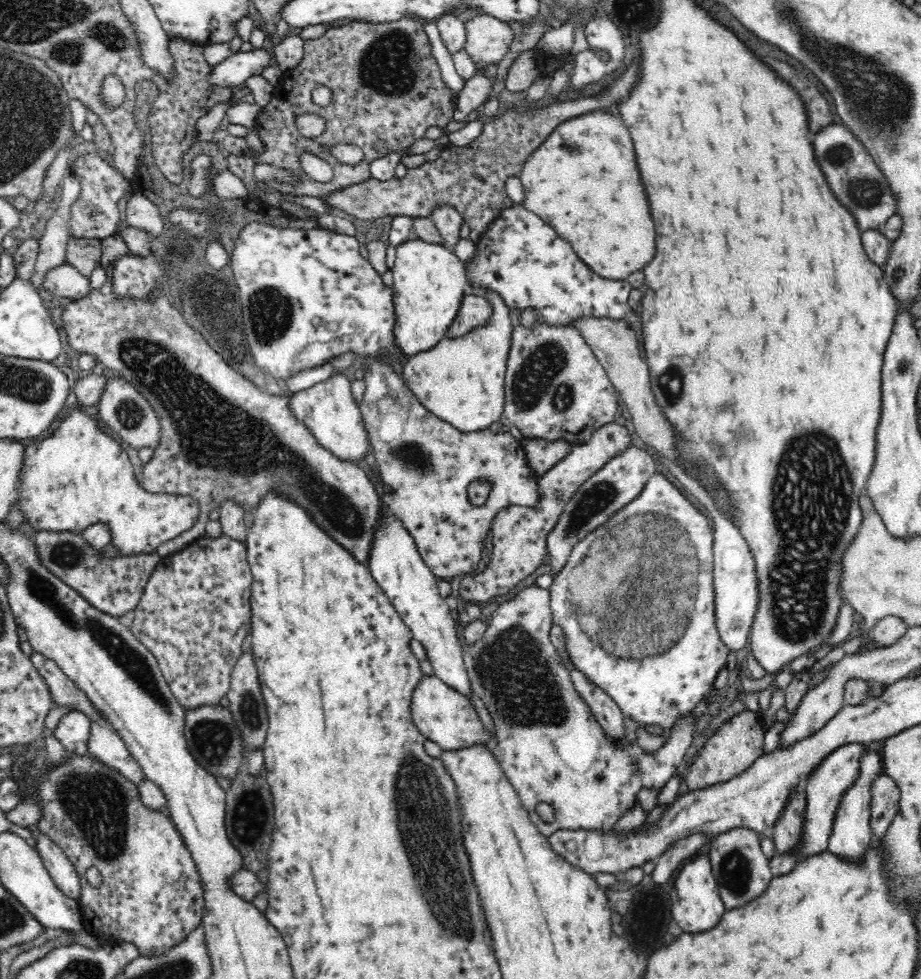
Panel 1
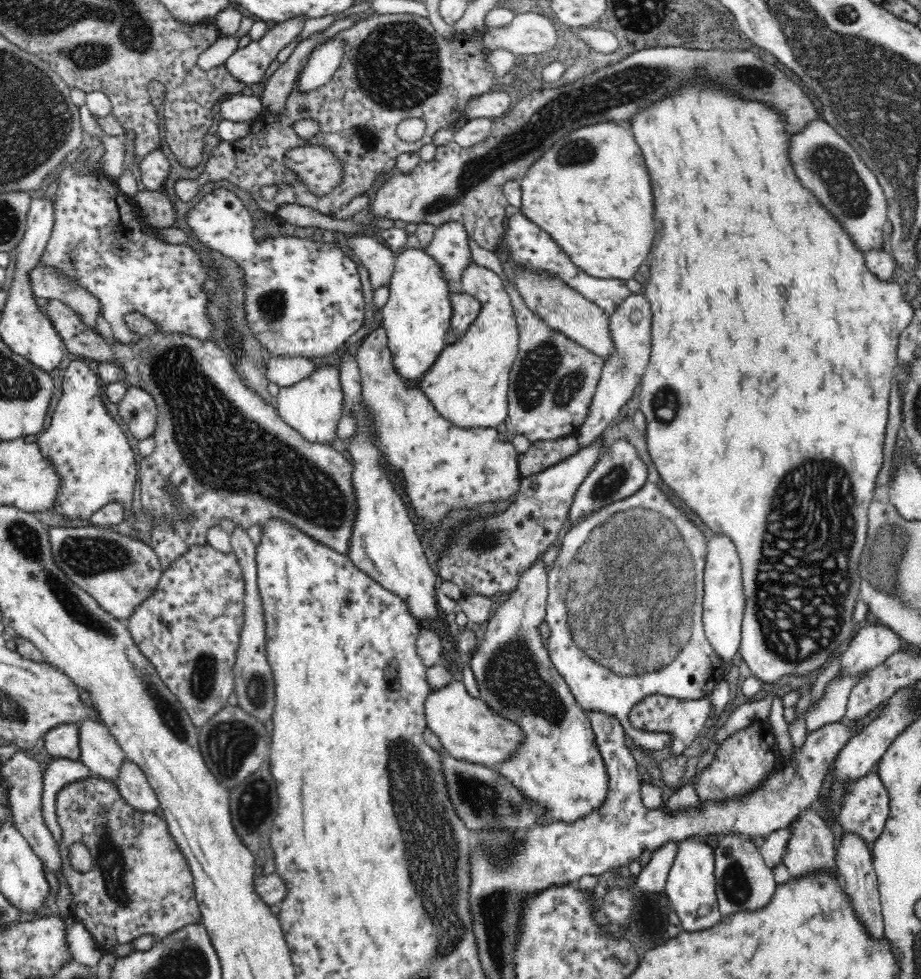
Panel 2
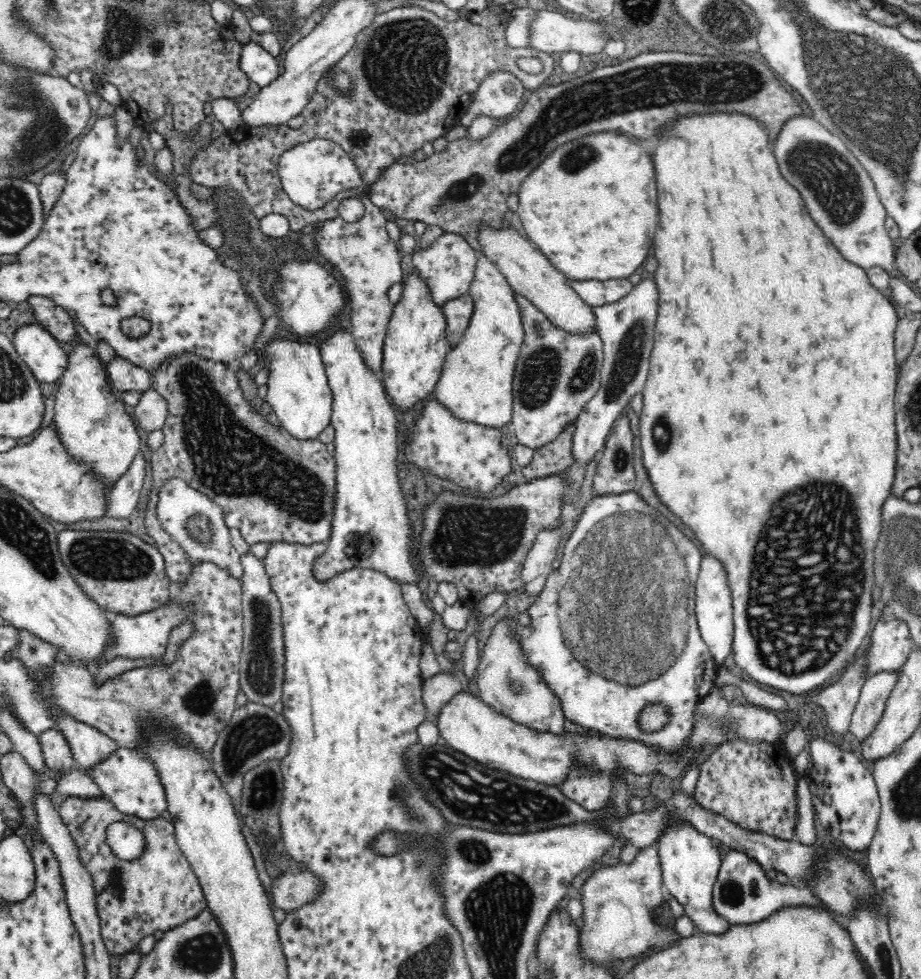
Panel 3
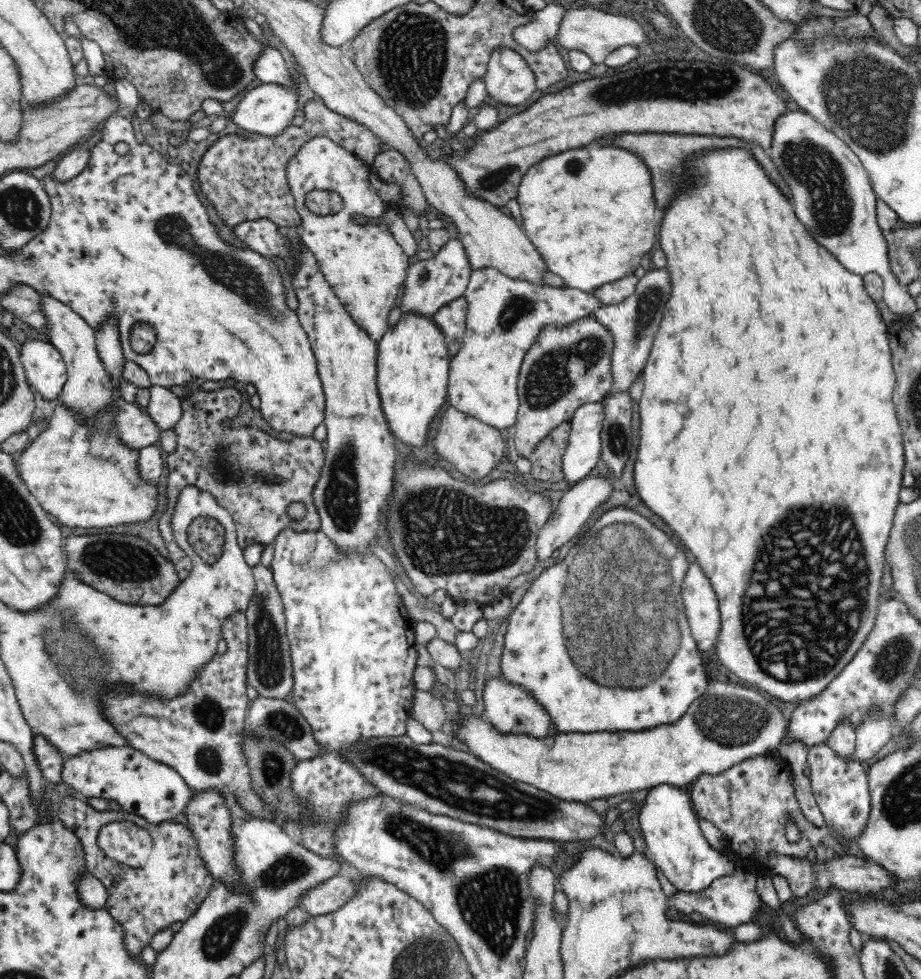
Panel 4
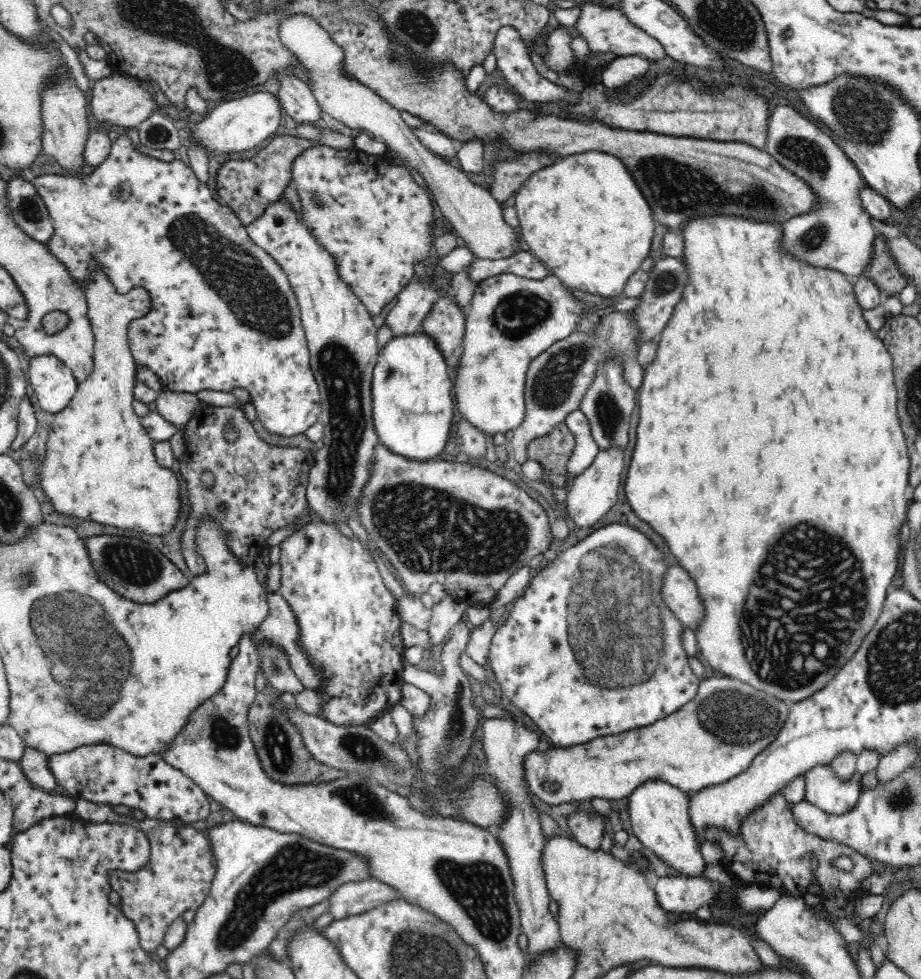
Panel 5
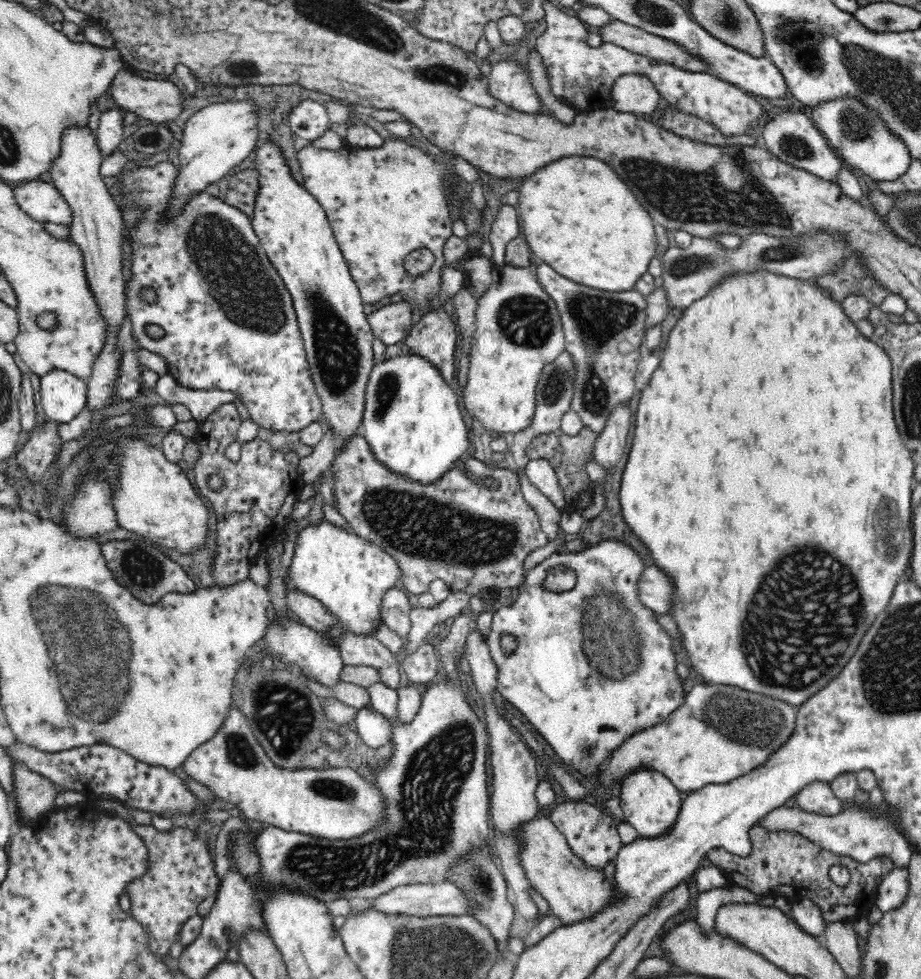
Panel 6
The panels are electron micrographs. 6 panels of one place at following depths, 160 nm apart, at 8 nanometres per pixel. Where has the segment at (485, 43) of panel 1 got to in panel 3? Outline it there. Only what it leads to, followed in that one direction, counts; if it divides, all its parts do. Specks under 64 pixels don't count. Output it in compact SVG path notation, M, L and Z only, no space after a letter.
M550 8L546 10L534 10L534 18L528 24L527 48L534 49L538 53L553 54L576 51L582 54L596 54L602 52L606 46L606 32L604 26L596 24L584 18L573 17L569 14L558 13Z

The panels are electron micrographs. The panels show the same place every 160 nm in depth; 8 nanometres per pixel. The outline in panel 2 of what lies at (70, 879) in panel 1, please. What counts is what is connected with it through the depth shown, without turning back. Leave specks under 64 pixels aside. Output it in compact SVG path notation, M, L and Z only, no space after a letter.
M23 750L17 752L1 766L1 774L3 774L4 785L9 793L10 806L12 808L12 816L16 829L30 843L30 847L41 858L41 862L46 869L54 873L57 878L65 878L64 876L64 861L62 860L58 843L54 839L54 835L45 824L41 814L42 796L42 765L28 757Z

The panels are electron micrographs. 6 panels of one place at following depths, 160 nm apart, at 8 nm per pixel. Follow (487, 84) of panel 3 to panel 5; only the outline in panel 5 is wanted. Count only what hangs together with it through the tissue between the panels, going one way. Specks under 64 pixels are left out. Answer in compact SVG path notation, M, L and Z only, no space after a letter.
M503 26L498 30L493 44L493 53L496 55L497 62L495 68L500 70L500 74L502 74L502 78L504 78L504 83L506 82L506 84L514 90L514 93L526 101L547 103L550 102L550 100L564 100L564 102L568 102L568 104L576 104L576 102L580 100L579 92L555 85L544 78L536 70L526 48L527 46L524 45L524 41L520 39L520 33L518 33L514 27Z

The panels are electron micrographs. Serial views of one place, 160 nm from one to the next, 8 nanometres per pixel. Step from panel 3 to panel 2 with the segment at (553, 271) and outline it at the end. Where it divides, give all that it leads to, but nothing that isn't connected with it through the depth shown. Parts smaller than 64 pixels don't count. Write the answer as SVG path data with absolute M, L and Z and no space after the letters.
M514 271L514 280L516 280L515 287L524 299L524 304L536 316L544 319L553 330L560 331L605 362L616 356L609 316L597 304L590 302L574 289L568 288L568 285L564 285L564 281L560 281L558 277L538 275L530 271Z

